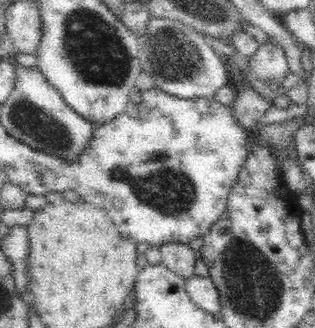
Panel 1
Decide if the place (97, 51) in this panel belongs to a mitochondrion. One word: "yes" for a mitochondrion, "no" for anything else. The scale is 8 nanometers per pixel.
yes

